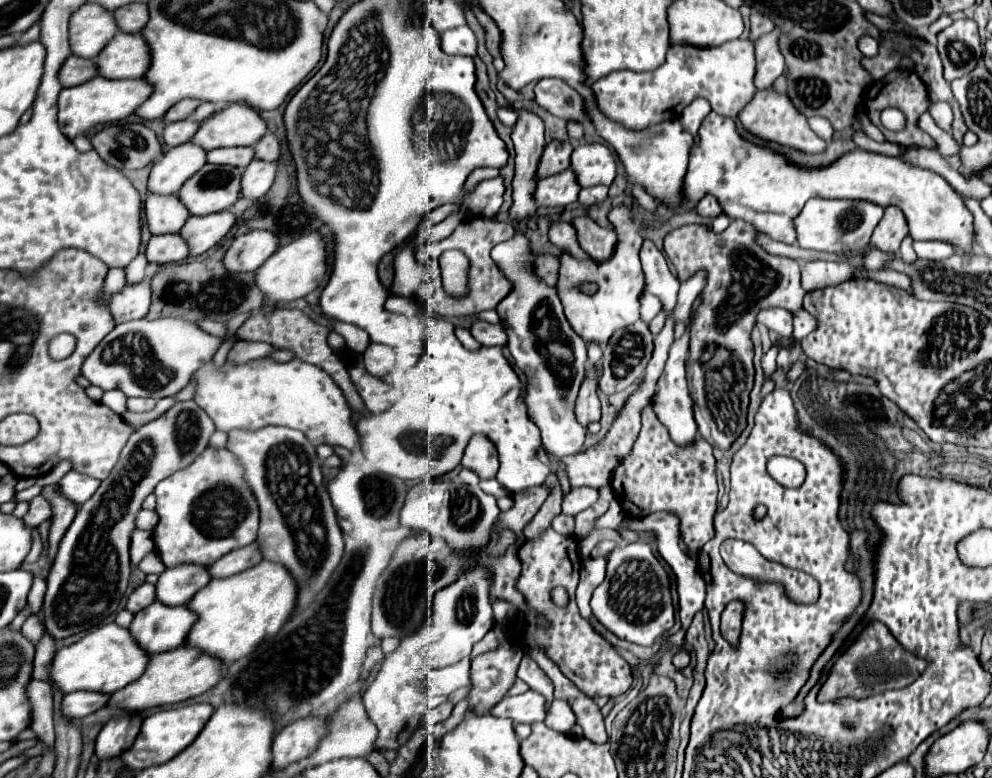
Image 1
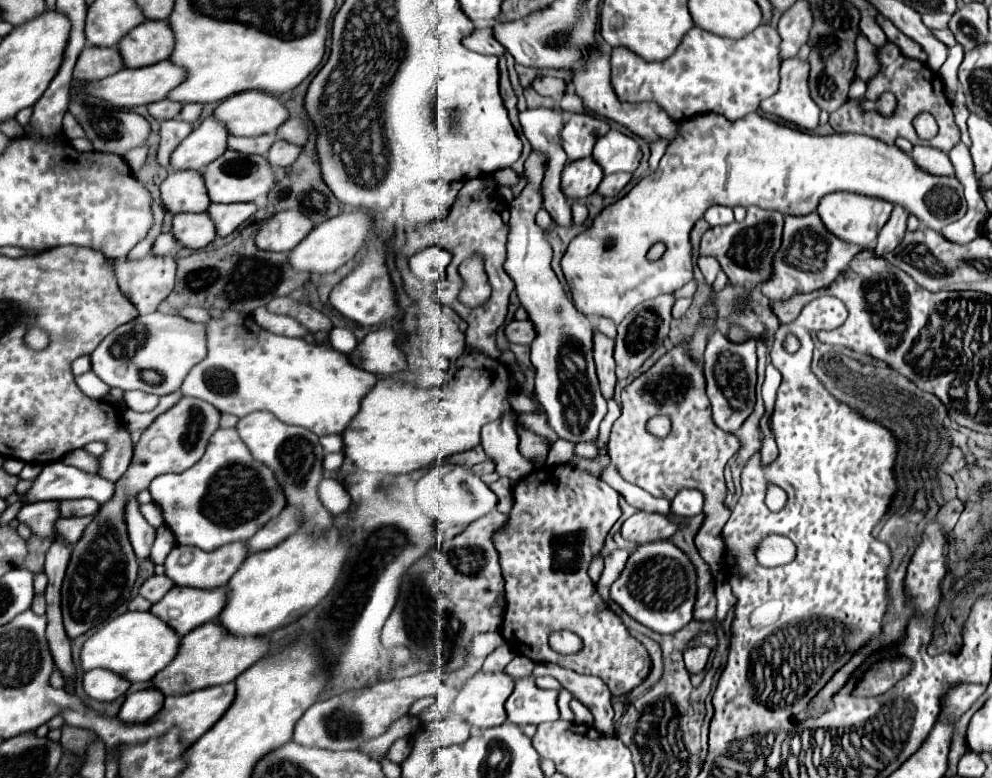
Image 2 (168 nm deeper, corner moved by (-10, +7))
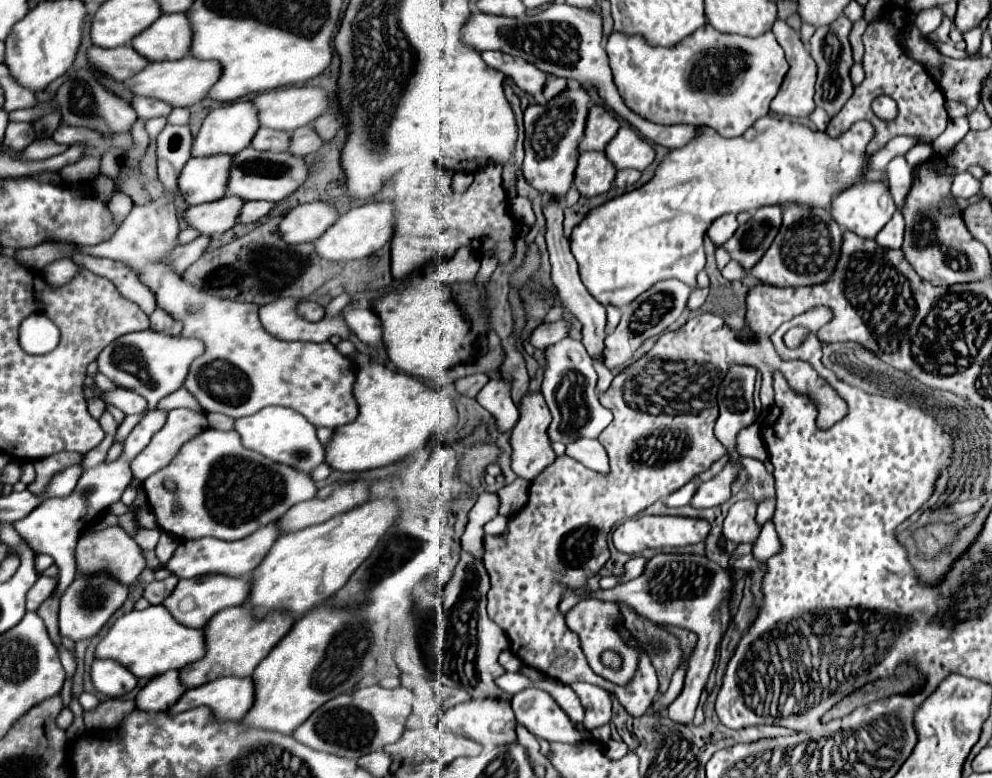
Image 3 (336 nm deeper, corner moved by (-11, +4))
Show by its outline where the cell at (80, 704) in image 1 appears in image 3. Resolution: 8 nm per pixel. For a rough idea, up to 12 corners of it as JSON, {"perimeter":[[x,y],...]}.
{"perimeter":[[111,658],[91,668],[95,688],[109,698],[137,686],[137,676]]}

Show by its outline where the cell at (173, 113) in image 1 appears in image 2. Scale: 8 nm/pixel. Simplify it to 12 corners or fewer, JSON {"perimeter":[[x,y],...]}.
{"perimeter":[[164,99],[148,105],[154,119],[180,115],[182,103]]}

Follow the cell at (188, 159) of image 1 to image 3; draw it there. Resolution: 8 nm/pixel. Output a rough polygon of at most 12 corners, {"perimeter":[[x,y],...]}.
{"perimeter":[[239,100],[211,110],[193,156],[237,154],[259,130],[257,106]]}

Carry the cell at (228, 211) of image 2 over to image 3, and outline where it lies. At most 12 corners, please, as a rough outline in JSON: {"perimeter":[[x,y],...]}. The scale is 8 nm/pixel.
{"perimeter":[[245,202],[239,222],[257,222],[267,216],[273,202]]}

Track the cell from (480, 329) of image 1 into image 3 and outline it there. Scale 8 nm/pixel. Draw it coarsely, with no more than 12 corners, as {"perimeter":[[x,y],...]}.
{"perimeter":[[569,320],[539,326],[531,342],[549,348],[571,332]]}

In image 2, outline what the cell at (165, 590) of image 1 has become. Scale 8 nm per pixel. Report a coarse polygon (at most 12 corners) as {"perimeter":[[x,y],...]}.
{"perimeter":[[244,543],[176,545],[164,561],[178,587],[218,589],[246,559]]}

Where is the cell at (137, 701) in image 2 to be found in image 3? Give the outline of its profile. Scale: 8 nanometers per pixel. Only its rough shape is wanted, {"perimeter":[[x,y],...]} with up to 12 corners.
{"perimeter":[[177,670],[153,678],[137,708],[163,712],[185,692]]}

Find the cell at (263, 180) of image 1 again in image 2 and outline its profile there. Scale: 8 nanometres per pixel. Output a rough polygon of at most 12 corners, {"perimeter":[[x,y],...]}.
{"perimeter":[[276,141],[266,159],[274,169],[286,169],[300,155],[300,147]]}

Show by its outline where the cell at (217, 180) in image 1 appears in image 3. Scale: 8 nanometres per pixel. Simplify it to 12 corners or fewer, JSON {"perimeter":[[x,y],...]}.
{"perimeter":[[291,152],[235,154],[227,194],[279,202],[307,178]]}

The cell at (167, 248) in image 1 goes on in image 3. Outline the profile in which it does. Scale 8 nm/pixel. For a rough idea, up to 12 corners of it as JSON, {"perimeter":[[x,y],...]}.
{"perimeter":[[237,196],[191,206],[187,224],[219,236],[237,224],[245,200]]}

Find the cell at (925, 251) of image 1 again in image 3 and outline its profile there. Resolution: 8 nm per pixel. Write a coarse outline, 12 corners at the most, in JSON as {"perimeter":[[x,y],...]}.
{"perimeter":[[967,116],[951,120],[933,142],[935,152],[953,148],[969,130]]}

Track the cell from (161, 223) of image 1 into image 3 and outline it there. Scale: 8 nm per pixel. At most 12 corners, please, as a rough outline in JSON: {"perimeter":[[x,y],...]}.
{"perimeter":[[233,156],[191,158],[179,176],[189,204],[227,194]]}

